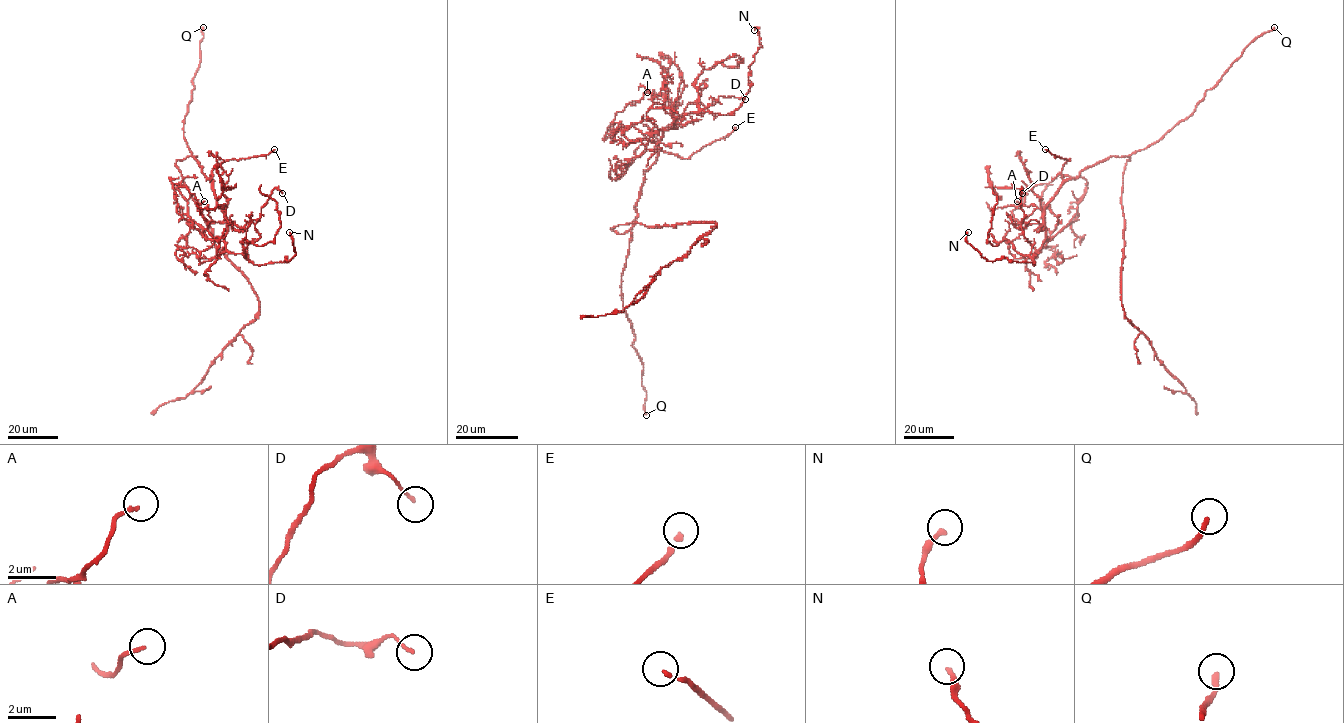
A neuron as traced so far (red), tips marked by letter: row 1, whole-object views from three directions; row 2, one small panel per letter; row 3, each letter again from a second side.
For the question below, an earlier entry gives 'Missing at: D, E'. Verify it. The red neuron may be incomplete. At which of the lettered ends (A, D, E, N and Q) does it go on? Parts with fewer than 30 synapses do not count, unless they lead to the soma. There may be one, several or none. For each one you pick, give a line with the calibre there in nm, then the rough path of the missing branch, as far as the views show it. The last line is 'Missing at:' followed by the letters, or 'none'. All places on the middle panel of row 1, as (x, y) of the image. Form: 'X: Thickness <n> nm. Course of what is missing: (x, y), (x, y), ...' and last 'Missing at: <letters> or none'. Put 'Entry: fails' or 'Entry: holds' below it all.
E: Thickness 150 nm. Course of what is missing: (735, 127), (745, 119), (764, 113), (776, 114), (779, 84), (768, 41), (760, 37)
Q: Thickness 220 nm
Missing at: E, Q
Entry: fails

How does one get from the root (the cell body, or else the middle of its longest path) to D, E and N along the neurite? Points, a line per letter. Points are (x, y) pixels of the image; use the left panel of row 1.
D: (176, 165), (196, 156), (226, 219), (224, 247), (245, 257), (260, 236), (261, 207), (276, 187), (282, 193)
E: (176, 165), (177, 160), (196, 156), (211, 183), (211, 172), (217, 164), (266, 155), (274, 149)
N: (176, 165), (196, 156), (212, 180), (229, 252), (257, 265), (290, 261), (296, 252), (289, 232)

